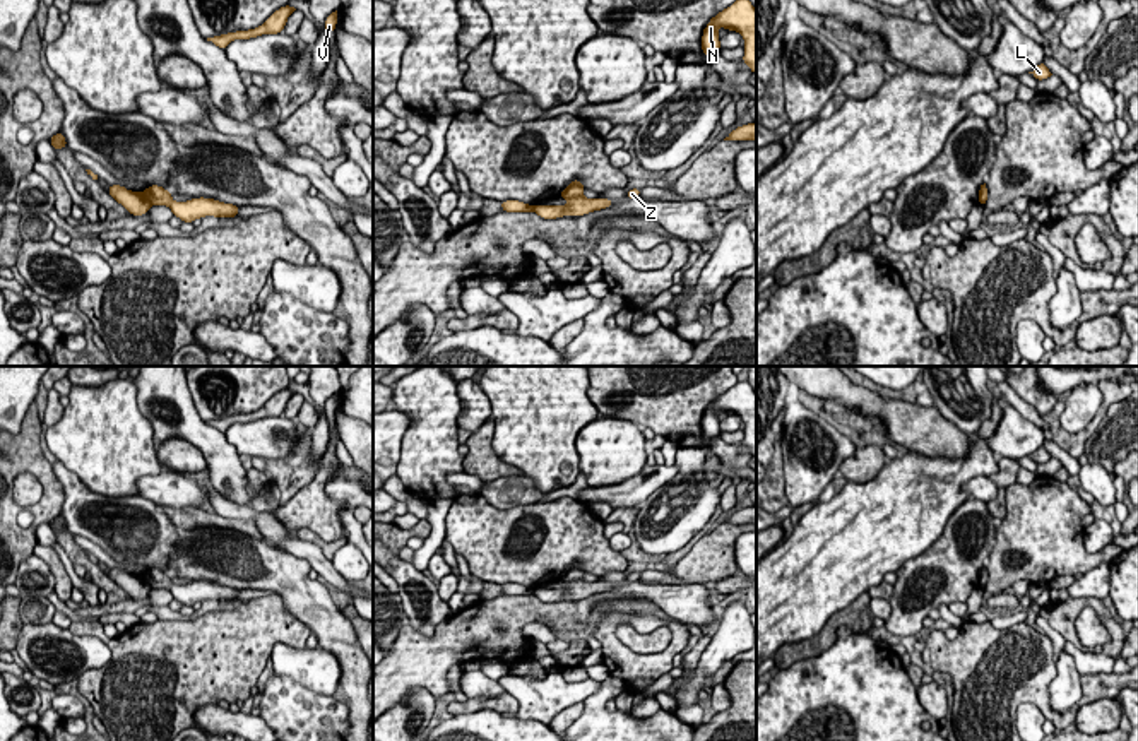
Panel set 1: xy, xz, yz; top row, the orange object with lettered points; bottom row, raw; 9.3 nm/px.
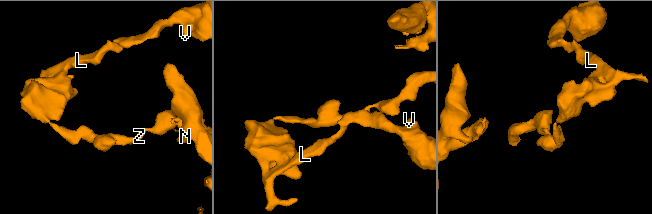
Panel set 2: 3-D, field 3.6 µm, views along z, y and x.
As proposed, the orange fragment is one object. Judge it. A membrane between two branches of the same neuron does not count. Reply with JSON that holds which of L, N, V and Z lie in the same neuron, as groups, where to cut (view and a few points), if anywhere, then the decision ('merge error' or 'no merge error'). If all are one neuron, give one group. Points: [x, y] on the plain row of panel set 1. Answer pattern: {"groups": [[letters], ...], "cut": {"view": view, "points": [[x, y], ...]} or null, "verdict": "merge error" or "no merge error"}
{"groups": [["L", "V"], ["N", "Z"]], "cut": {"view": "xy", "points": [[142, 577], [151, 587]]}, "verdict": "merge error"}

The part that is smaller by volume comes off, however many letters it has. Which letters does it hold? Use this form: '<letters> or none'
L, V

